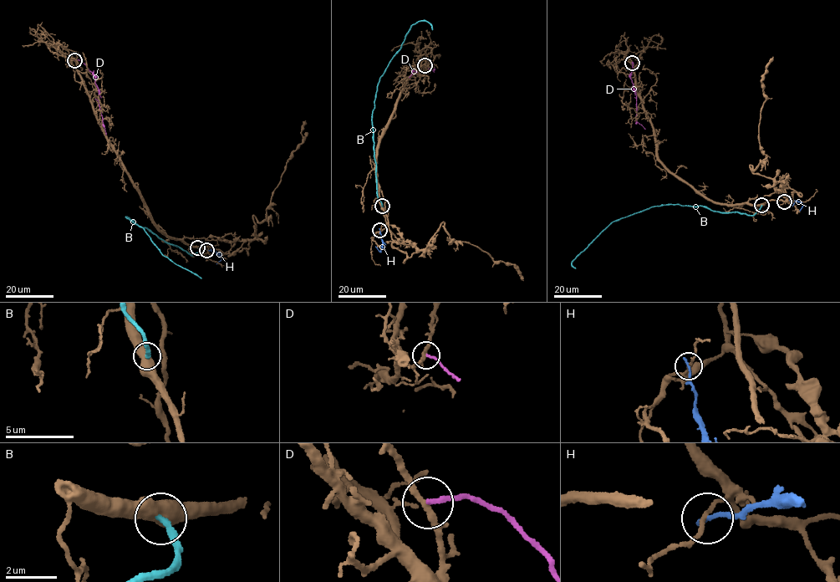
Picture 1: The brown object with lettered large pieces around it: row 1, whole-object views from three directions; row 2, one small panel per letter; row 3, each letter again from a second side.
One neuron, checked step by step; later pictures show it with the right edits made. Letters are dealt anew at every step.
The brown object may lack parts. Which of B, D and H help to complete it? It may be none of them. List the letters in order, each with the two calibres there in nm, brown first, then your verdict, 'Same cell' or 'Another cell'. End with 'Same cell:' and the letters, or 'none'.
B: Thickness 600 nm (brown) against 280 nm. Same cell
D: Thickness 200 nm (brown) against 170 nm. Another cell
H: Thickness 140 nm (brown) against 200 nm. Another cell
Same cell: B

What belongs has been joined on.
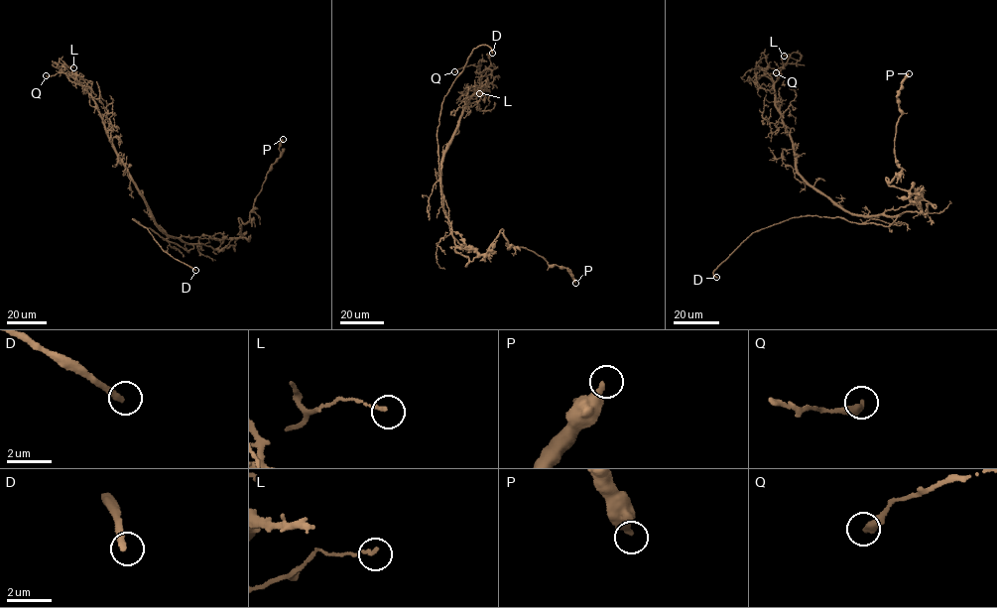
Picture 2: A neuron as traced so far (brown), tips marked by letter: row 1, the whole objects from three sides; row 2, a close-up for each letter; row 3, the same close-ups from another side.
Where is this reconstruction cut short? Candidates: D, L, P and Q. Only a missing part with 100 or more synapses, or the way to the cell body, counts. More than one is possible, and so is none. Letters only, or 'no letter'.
D

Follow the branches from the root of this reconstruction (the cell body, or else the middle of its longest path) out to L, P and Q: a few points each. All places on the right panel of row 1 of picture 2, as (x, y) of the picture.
L: (866, 216), (852, 214), (833, 204), (798, 171), (774, 84), (792, 54), (801, 57), (797, 60), (784, 56)
P: (866, 216), (922, 200), (885, 179), (892, 182), (901, 171), (894, 149), (901, 113), (897, 97), (909, 73)
Q: (866, 216), (833, 204), (798, 171), (774, 84), (760, 68), (776, 72)

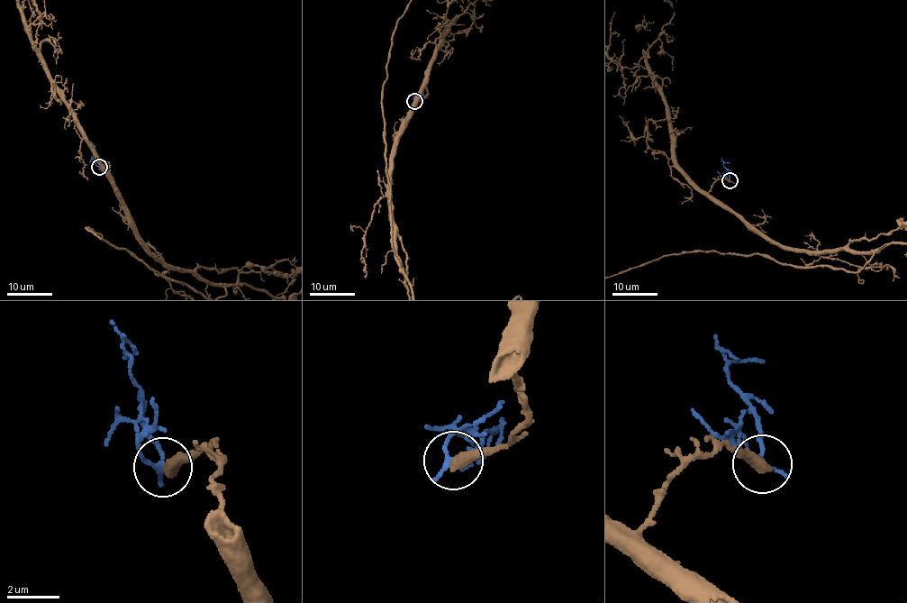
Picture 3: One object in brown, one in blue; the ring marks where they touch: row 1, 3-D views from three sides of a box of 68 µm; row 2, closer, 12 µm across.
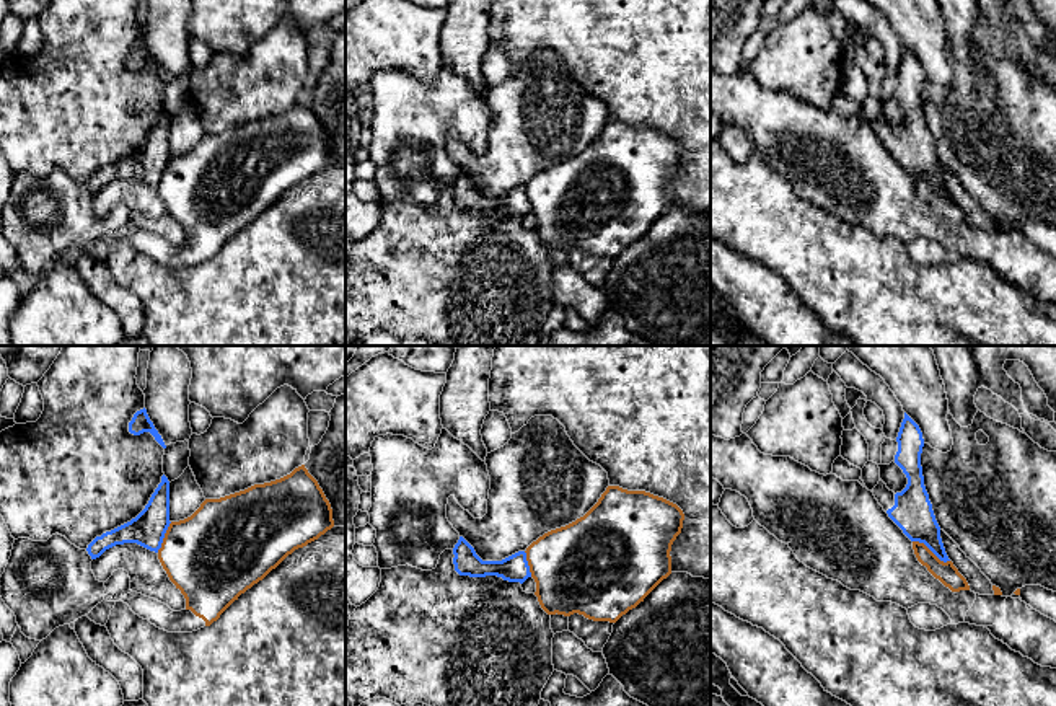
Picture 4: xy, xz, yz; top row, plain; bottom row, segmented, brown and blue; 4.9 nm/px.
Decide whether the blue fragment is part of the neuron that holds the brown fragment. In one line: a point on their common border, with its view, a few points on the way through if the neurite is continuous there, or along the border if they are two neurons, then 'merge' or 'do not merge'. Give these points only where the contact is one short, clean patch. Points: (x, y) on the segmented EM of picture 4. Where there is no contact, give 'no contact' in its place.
contact yz (929, 550); border yz (913, 540), (923, 542), (941, 560), (949, 561); do not merge

